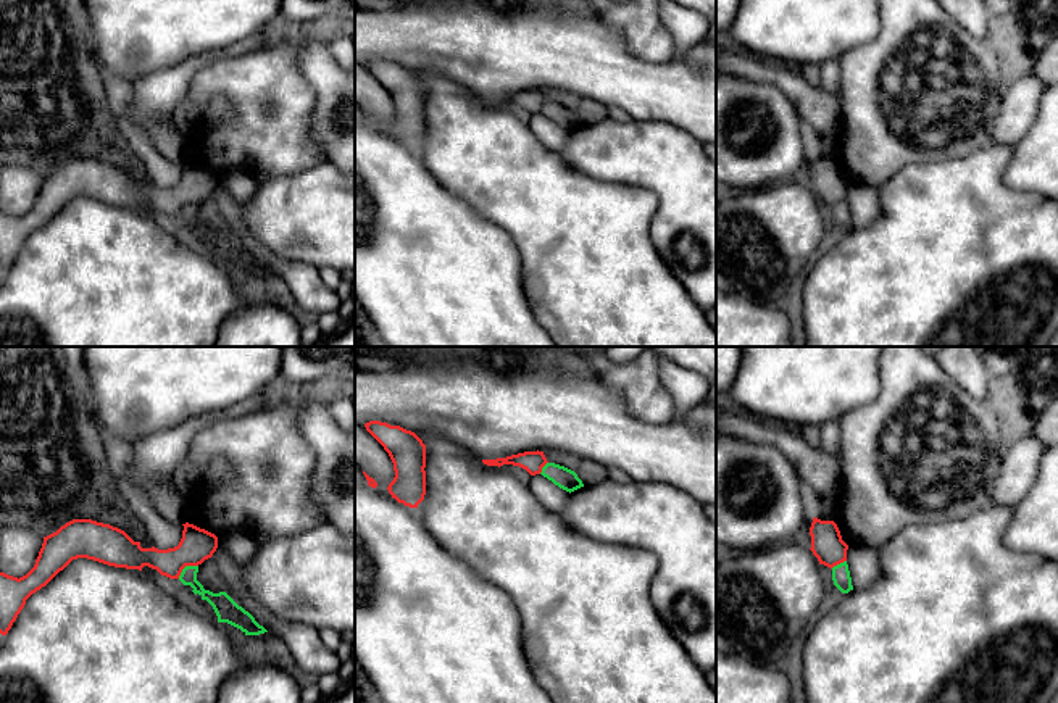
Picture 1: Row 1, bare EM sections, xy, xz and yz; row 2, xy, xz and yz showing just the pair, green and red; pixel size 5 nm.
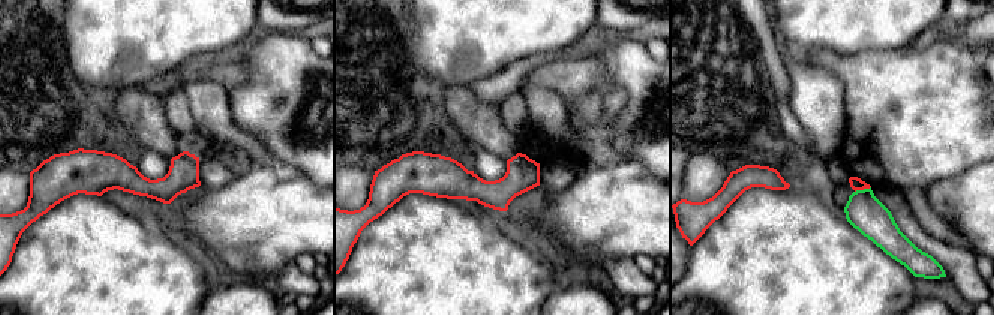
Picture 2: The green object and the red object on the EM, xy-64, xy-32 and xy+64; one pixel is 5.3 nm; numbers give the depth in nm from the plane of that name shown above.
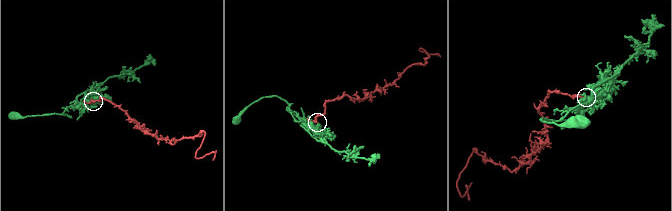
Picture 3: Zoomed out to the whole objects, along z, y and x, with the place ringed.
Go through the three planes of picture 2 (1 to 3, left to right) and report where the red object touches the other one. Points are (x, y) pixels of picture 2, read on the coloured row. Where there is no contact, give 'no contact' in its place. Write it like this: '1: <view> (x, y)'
1: no contact
2: no contact
3: xy+64 (864, 189)

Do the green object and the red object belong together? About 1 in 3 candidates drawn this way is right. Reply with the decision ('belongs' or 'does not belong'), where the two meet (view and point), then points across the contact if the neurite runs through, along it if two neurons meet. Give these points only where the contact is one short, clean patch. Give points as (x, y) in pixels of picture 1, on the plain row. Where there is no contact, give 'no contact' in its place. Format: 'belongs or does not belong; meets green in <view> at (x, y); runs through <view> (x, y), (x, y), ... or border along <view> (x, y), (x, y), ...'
does not belong; meets green in xy at (186, 205); border along xy (197, 203), (187, 203), (178, 216)

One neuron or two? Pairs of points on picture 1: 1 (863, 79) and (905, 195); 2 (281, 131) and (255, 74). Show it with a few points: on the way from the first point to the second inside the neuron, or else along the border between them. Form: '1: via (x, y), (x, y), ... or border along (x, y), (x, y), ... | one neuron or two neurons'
1: border along (934, 163), (905, 165), (874, 194) | two neurons
2: via (276, 116), (276, 102), (266, 89) | one neuron

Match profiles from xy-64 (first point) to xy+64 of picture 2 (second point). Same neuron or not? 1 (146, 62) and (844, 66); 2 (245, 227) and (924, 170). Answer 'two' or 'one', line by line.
1: two
2: two

